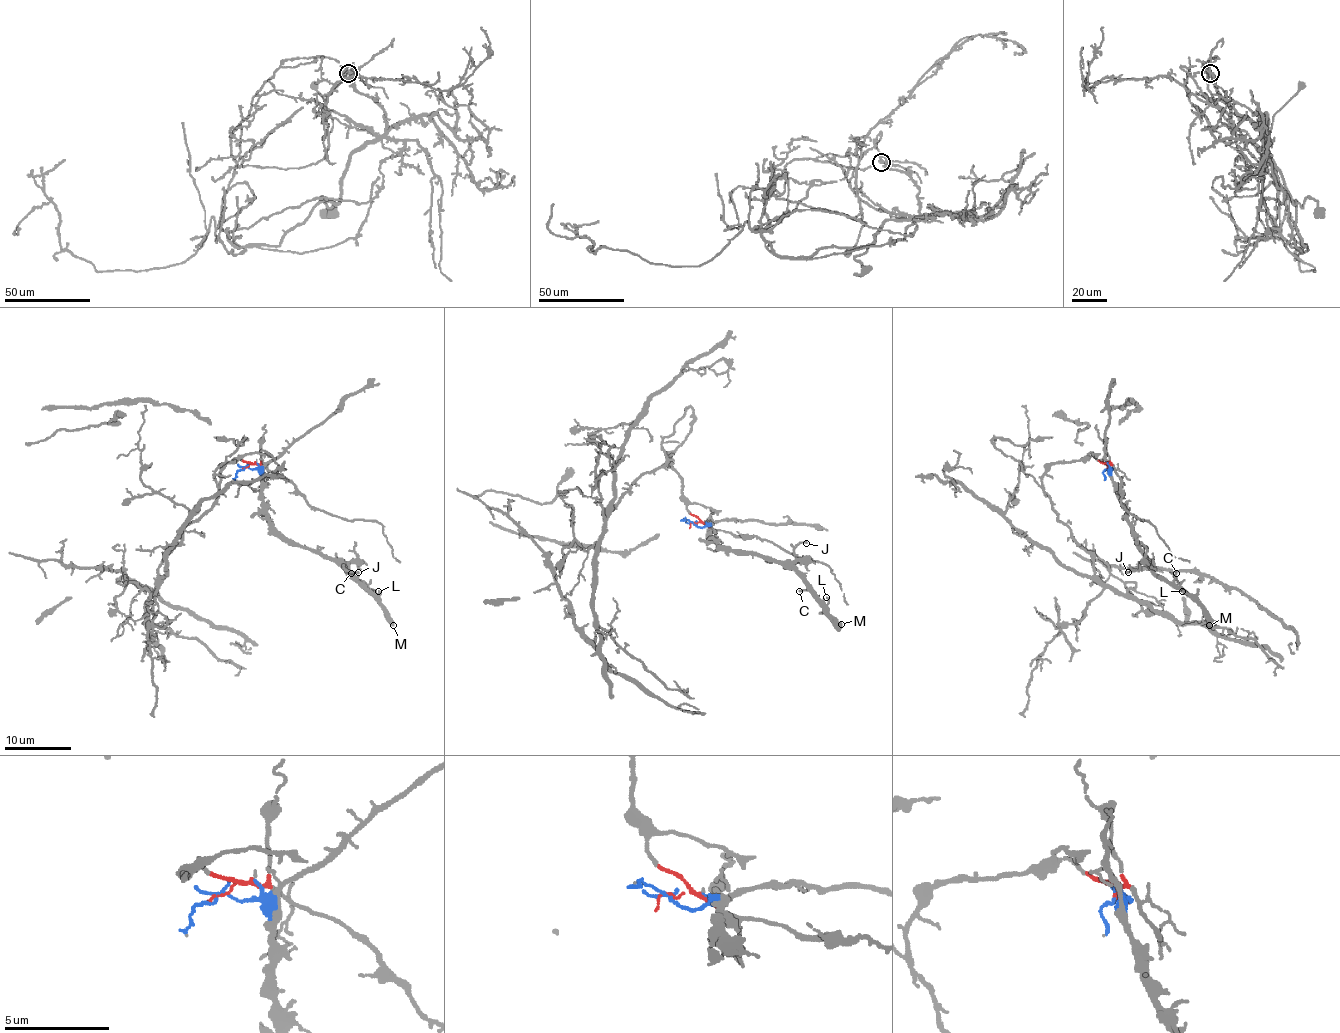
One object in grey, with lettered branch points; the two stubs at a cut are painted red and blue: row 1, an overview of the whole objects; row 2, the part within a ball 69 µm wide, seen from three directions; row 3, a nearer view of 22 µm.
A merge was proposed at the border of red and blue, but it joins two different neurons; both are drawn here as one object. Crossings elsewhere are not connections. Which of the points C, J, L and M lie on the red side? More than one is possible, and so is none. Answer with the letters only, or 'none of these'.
none of these

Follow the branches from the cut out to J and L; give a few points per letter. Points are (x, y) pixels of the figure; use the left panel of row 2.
J: (246, 468), (261, 474), (261, 498), (267, 519), (284, 536), (344, 562), (349, 566), (347, 571), (359, 572)
L: (246, 468), (261, 474), (261, 498), (267, 519), (277, 531), (317, 549), (377, 596), (379, 591)

